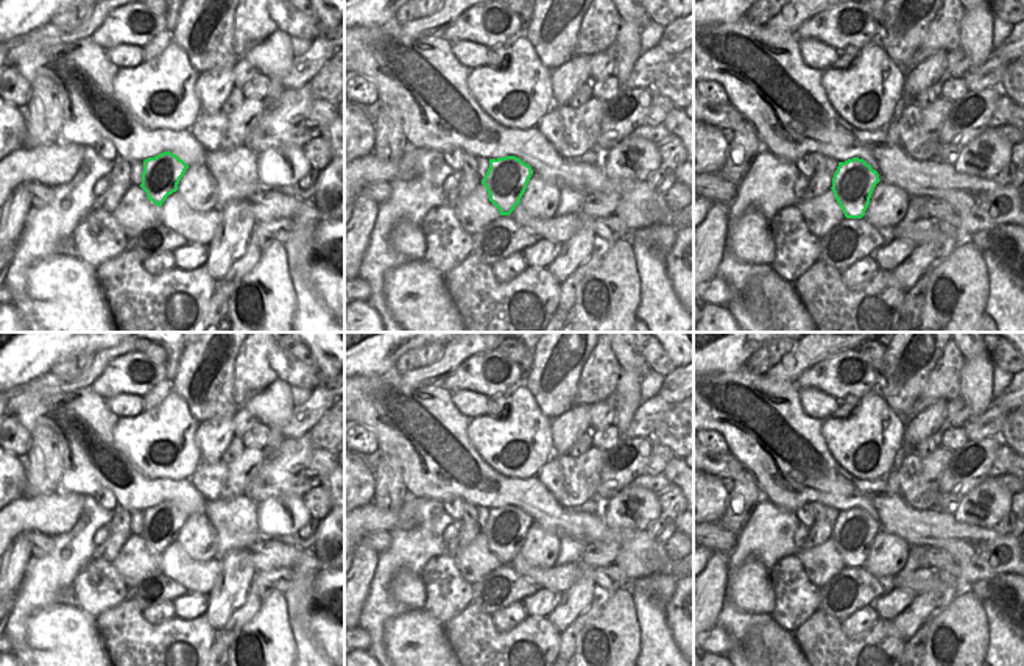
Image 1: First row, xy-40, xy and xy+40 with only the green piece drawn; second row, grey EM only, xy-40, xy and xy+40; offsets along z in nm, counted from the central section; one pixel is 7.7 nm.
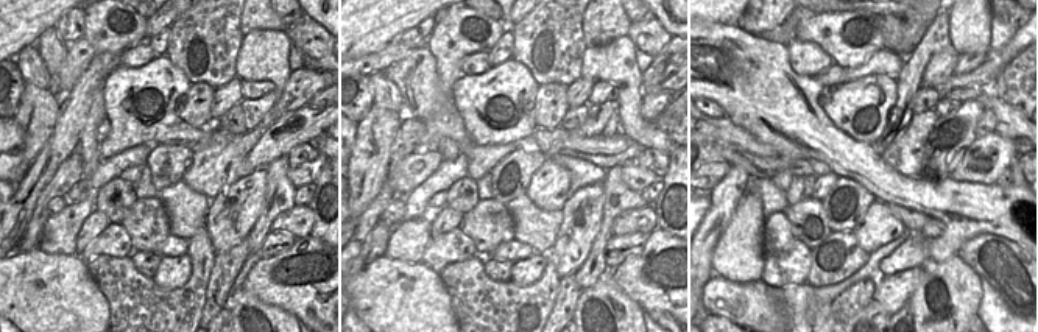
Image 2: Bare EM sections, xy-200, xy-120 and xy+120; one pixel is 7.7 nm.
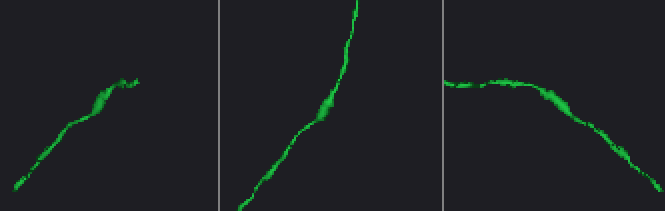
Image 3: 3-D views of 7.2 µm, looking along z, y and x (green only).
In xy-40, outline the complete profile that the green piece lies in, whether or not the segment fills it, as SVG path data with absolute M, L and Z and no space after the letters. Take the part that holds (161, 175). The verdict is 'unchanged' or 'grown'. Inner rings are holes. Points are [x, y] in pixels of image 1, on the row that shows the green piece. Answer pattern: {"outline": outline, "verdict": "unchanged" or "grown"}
{"outline": "M170 151L143 161L140 187L147 192L150 201L162 206L168 195L178 190L178 184L189 165Z", "verdict": "unchanged"}

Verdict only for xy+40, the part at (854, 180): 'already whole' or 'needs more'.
already whole

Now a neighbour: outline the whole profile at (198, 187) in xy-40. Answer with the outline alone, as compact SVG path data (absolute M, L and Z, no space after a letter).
M192 164L176 192L195 212L209 212L217 204L217 182L206 164Z

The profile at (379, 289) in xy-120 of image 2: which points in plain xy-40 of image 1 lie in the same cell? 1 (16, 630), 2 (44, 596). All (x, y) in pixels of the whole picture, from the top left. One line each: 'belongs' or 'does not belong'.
1: does not belong
2: does not belong

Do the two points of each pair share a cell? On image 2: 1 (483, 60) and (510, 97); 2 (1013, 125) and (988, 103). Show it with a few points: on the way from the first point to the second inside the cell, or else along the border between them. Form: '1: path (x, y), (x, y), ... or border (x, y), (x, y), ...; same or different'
1: border (493, 66), (479, 74), (463, 75); different
2: path (1007, 119), (995, 106); same

